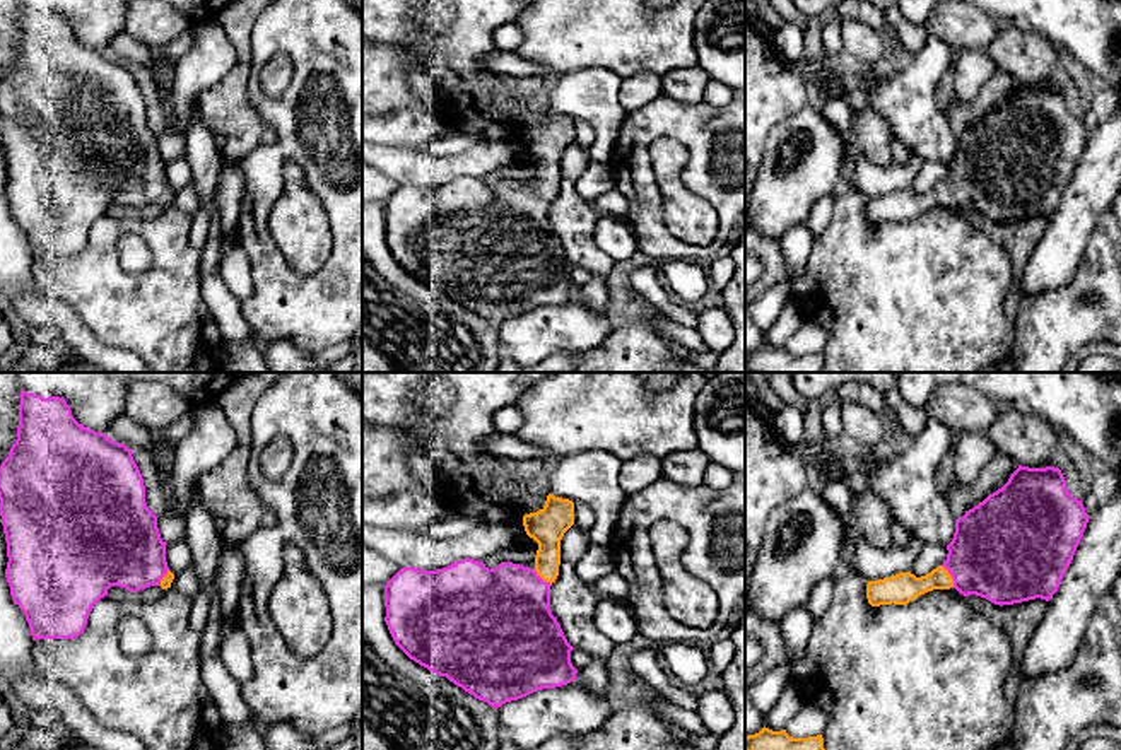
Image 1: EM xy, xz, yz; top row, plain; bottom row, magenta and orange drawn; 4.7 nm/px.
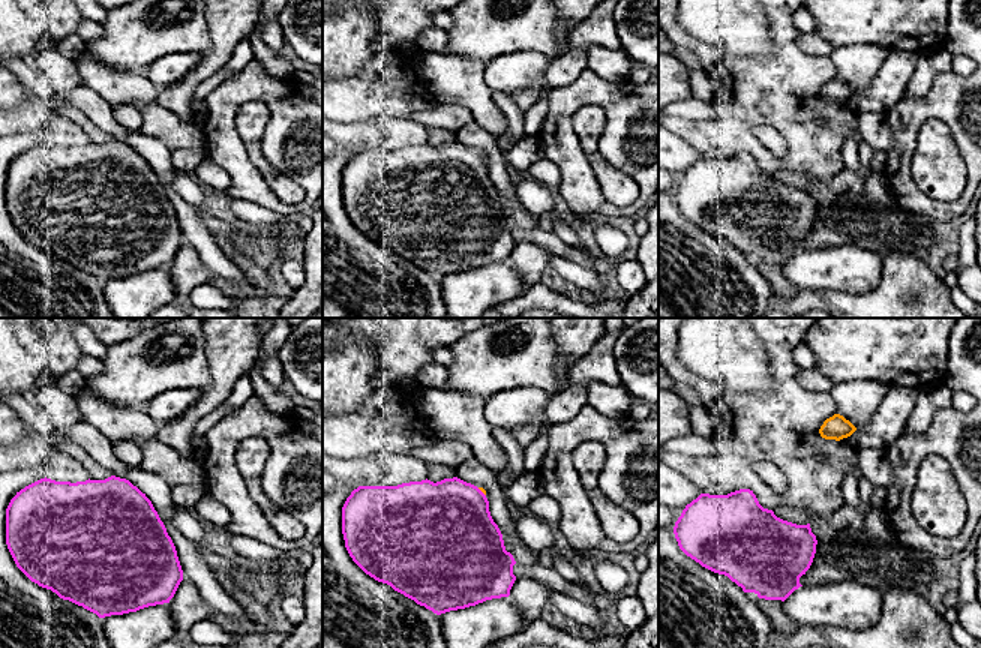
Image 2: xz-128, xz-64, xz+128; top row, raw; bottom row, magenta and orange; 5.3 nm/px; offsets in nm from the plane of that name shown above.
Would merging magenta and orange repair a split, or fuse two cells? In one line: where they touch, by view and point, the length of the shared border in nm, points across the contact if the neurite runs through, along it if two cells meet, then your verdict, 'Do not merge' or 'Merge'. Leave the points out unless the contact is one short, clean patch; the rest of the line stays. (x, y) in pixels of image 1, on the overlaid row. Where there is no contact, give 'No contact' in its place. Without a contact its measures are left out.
Touches magenta at yz (950, 574). Shared border 120 nm. Path across: yz (998, 552), (988, 561), (950, 574), (918, 586), (904, 586). Merge

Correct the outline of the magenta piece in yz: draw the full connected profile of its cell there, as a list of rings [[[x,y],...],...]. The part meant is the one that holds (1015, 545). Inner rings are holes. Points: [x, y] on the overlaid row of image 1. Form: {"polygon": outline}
{"polygon": [[[1018,465],[1001,489],[955,519],[955,533],[947,545],[948,554],[942,565],[921,577],[899,572],[868,581],[868,603],[872,606],[907,605],[928,591],[950,588],[964,596],[986,598],[1000,606],[1036,598],[1049,601],[1073,560],[1087,523],[1085,507],[1068,492],[1059,468]]]}

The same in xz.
{"polygon": [[[549,494],[540,511],[523,516],[526,535],[538,543],[533,569],[513,562],[489,569],[473,559],[436,571],[402,567],[384,586],[384,622],[395,644],[420,666],[446,677],[494,709],[537,690],[574,682],[574,647],[550,612],[560,540],[572,524],[574,502]]]}

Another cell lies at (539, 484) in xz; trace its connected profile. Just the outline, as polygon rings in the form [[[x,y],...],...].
[[[550,463],[545,465],[543,472],[526,482],[530,494],[549,494]]]

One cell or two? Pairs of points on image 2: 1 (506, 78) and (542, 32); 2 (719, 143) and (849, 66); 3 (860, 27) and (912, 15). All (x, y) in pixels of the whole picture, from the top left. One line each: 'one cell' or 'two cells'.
1: two cells
2: two cells
3: one cell

